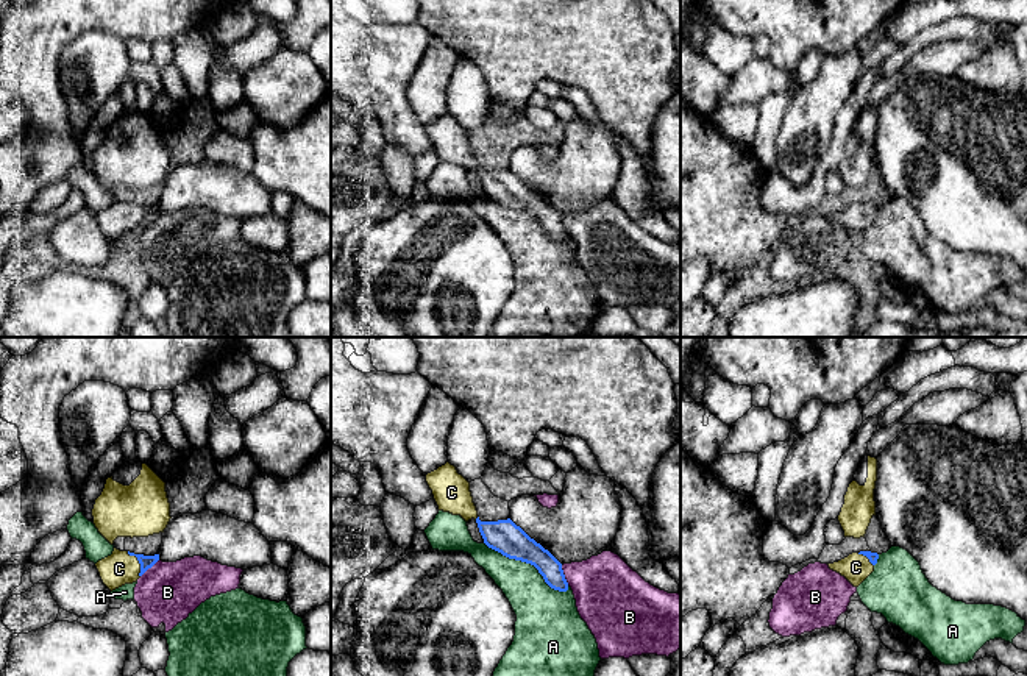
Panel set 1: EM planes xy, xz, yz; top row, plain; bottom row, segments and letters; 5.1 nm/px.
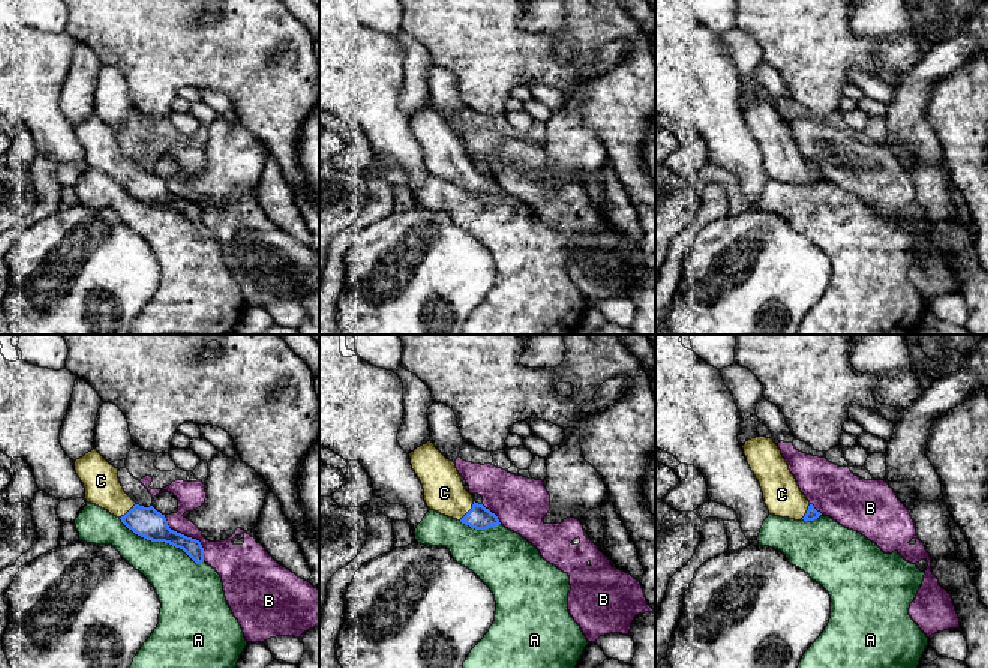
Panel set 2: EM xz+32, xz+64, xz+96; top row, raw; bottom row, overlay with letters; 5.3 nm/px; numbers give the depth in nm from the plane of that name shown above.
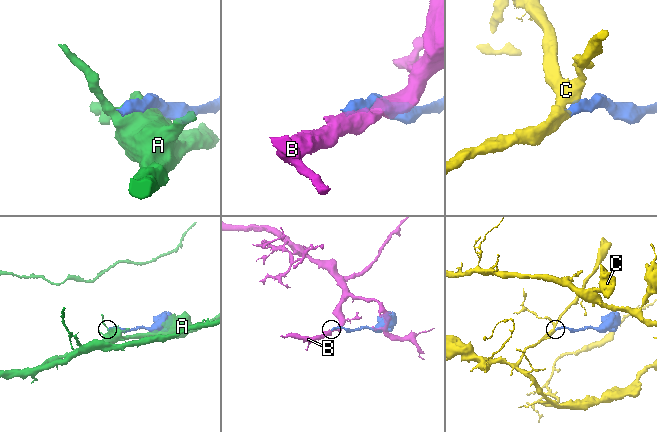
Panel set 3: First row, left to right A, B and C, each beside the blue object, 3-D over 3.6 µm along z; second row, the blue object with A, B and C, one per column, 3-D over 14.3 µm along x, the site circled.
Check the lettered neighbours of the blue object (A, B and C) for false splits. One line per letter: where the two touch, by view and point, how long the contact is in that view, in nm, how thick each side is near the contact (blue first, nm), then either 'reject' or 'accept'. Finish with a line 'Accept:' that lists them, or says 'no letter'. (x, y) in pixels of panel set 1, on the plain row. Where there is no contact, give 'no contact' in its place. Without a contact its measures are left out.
A: meets blue in xz at (528, 213); contact 500 nm long; 170 nm thick on the blue side, 260 nm on the other; reject
B: meets blue in xz at (564, 225); contact 110 nm long; 130 nm thick on the blue side, 340 nm on the other; reject
C: meets blue in xy at (139, 213); contact 150 nm long; 70 nm thick on the blue side, 170 nm on the other; accept
Accept: C

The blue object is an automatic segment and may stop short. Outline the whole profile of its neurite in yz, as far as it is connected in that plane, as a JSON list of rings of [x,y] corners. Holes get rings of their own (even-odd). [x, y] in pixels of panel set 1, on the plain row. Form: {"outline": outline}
{"outline": [[[860,201],[827,215],[830,220],[844,226],[854,237],[858,237],[874,222],[877,209],[877,203]]]}

